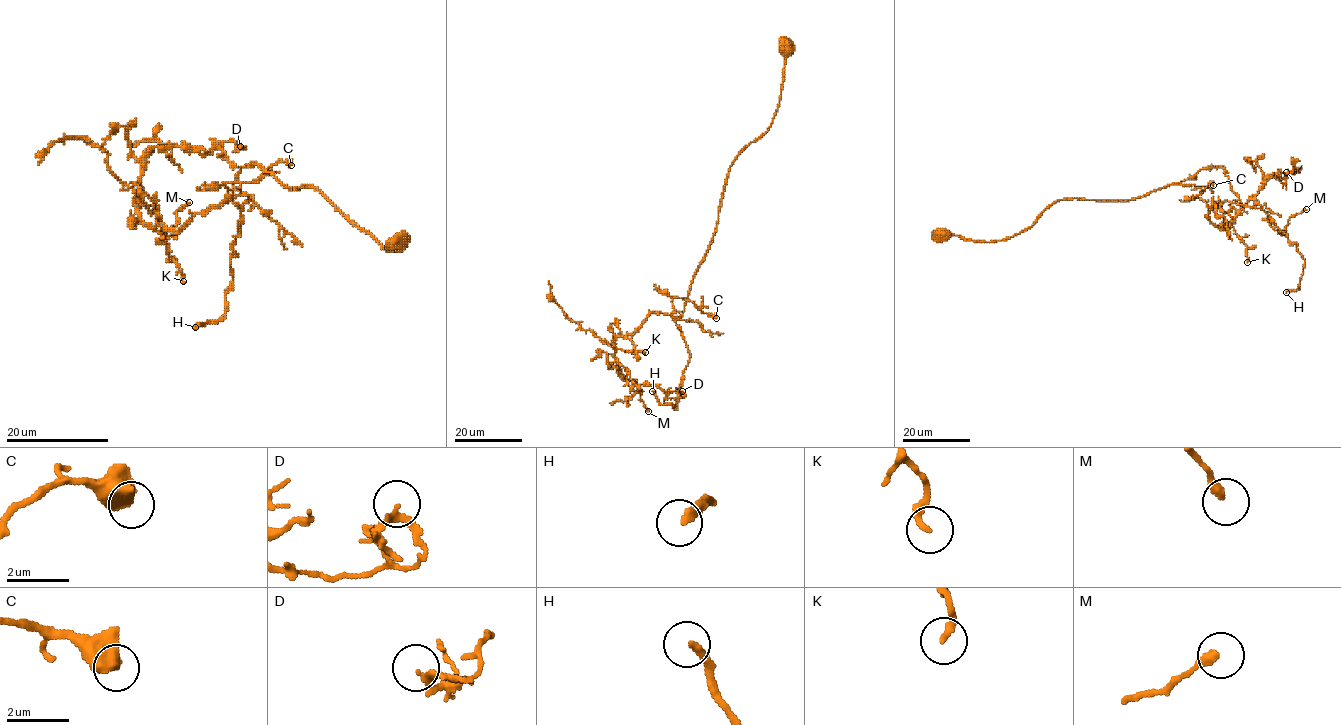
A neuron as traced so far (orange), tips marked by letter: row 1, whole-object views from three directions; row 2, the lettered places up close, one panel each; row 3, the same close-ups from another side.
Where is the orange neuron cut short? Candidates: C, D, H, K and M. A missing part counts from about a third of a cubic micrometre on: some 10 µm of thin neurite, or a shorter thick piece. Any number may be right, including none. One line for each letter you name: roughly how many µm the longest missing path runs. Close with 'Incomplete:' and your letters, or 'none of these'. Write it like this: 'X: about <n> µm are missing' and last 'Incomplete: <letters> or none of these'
H: about 130 µm are missing
Incomplete: H

